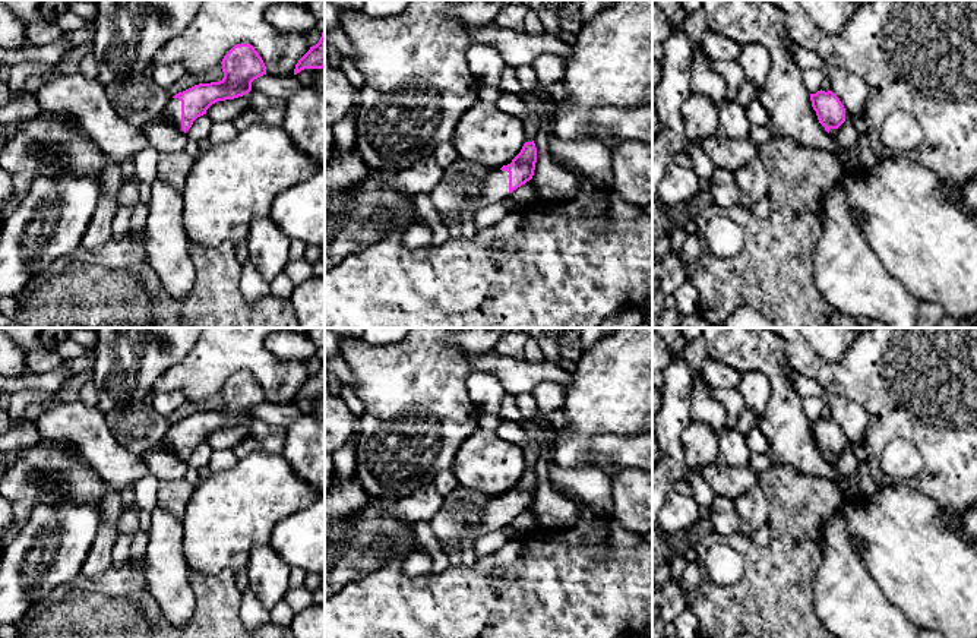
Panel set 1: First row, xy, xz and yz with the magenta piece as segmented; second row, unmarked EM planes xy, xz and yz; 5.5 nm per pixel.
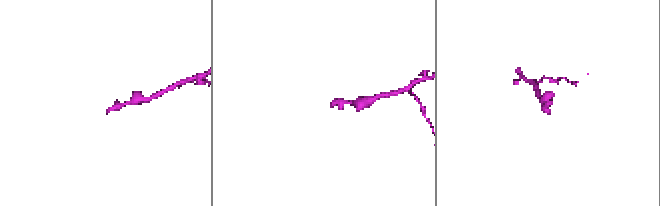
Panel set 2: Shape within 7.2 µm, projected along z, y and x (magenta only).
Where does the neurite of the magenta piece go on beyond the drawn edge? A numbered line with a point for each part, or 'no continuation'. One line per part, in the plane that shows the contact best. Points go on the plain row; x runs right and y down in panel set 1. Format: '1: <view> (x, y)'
1: xy (171, 441)

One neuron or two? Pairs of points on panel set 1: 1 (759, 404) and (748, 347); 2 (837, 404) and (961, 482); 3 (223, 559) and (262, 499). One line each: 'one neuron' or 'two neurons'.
1: two neurons
2: two neurons
3: one neuron

